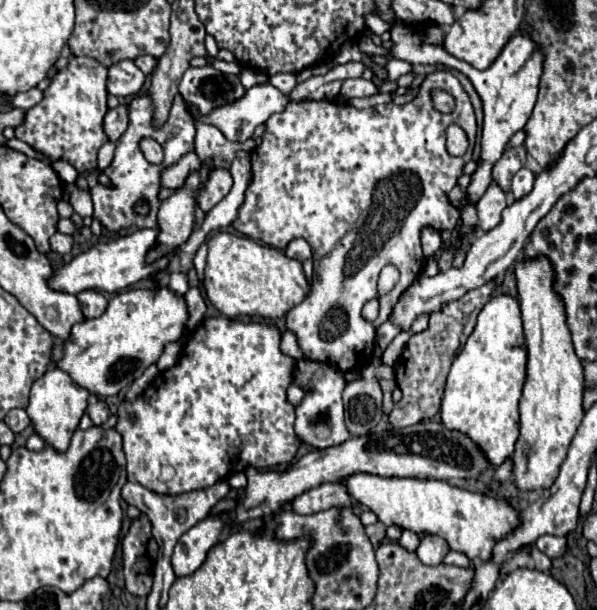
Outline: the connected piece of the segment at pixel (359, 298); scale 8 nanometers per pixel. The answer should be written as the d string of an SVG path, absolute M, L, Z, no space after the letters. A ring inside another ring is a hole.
M438 70L434 74L428 74L426 80L422 82L420 86L420 94L404 104L404 106L398 106L394 102L390 104L380 104L376 108L366 108L366 110L356 110L354 106L350 106L348 102L336 102L336 100L302 100L302 102L288 102L286 108L278 114L272 114L268 120L266 120L266 130L262 134L262 144L258 148L252 150L252 182L246 190L246 200L244 204L240 206L240 214L238 214L238 220L234 222L234 228L238 232L242 232L244 236L248 238L254 238L254 240L260 240L272 248L282 248L286 250L286 246L296 240L296 238L304 238L310 248L312 248L312 254L314 254L314 278L312 278L312 286L310 286L310 292L308 296L296 304L288 314L286 314L286 326L288 330L292 330L296 336L298 336L298 344L300 348L304 350L304 356L306 360L324 360L326 364L332 364L334 368L340 368L342 372L350 372L352 368L362 368L370 356L372 356L372 350L374 350L374 338L376 338L376 328L388 320L394 304L398 302L400 294L422 274L422 266L424 266L424 254L422 254L422 246L420 246L420 230L424 226L432 226L436 230L454 230L456 226L456 220L460 216L460 212L450 204L448 200L448 194L450 190L458 184L458 178L464 174L464 164L472 160L472 150L474 150L474 138L476 138L476 118L474 118L474 108L470 104L470 98L468 94L464 92L464 88L460 86L458 78L450 74L450 70ZM432 90L446 90L454 96L456 100L456 106L450 114L442 114L434 108L432 104ZM456 122L458 126L464 128L464 132L468 134L468 140L470 140L470 148L464 156L460 158L454 158L446 152L446 126ZM384 266L396 266L400 270L400 280L398 284L384 296L378 296L378 274ZM376 298L380 302L380 316L374 320L374 322L368 322L362 318L362 308L368 300Z

